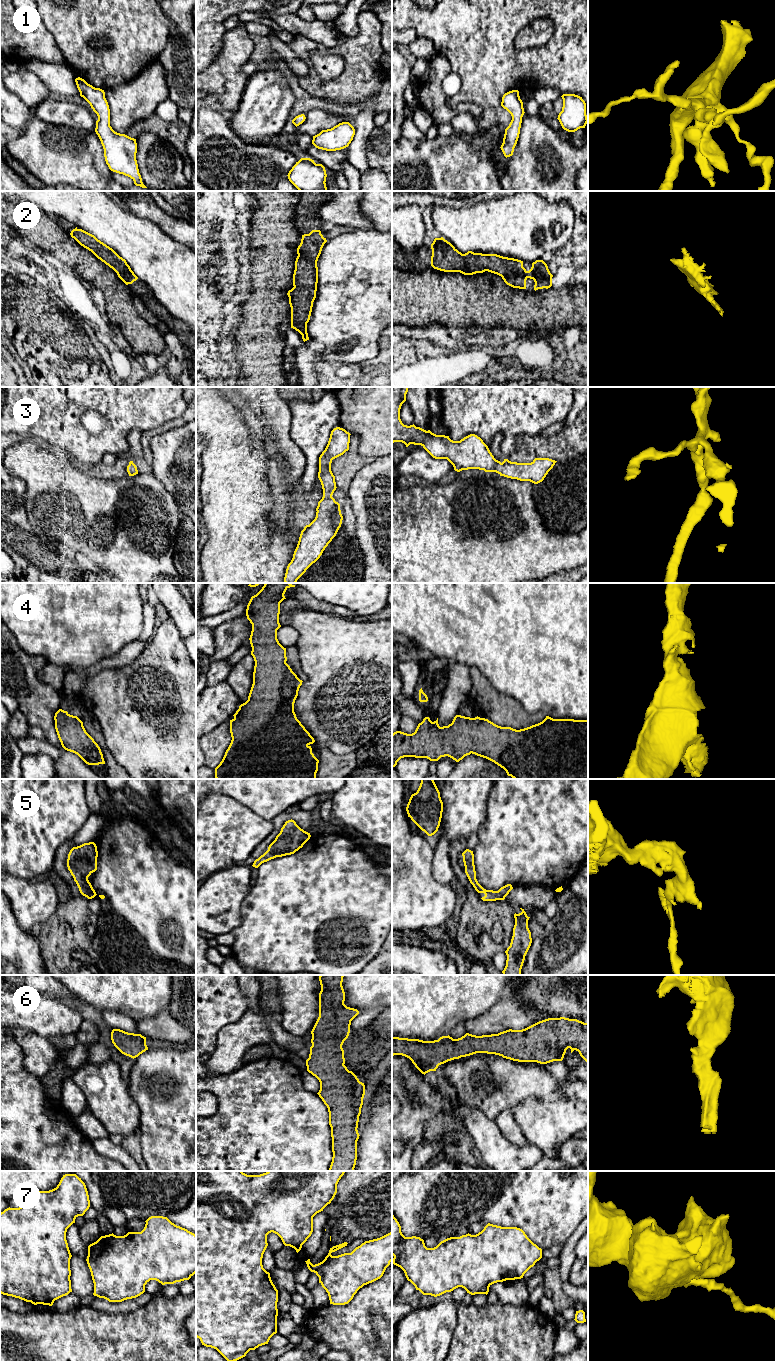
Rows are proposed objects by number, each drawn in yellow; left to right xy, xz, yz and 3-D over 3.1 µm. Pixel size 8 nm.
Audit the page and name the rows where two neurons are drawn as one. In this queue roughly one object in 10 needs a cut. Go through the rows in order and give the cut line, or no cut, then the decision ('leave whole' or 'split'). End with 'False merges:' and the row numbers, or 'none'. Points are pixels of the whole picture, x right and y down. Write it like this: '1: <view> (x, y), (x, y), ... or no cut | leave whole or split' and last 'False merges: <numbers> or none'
1: no cut | leave whole
2: no cut | leave whole
3: no cut | leave whole
4: no cut | leave whole
5: no cut | leave whole
6: no cut | leave whole
7: no cut | leave whole
False merges: none

